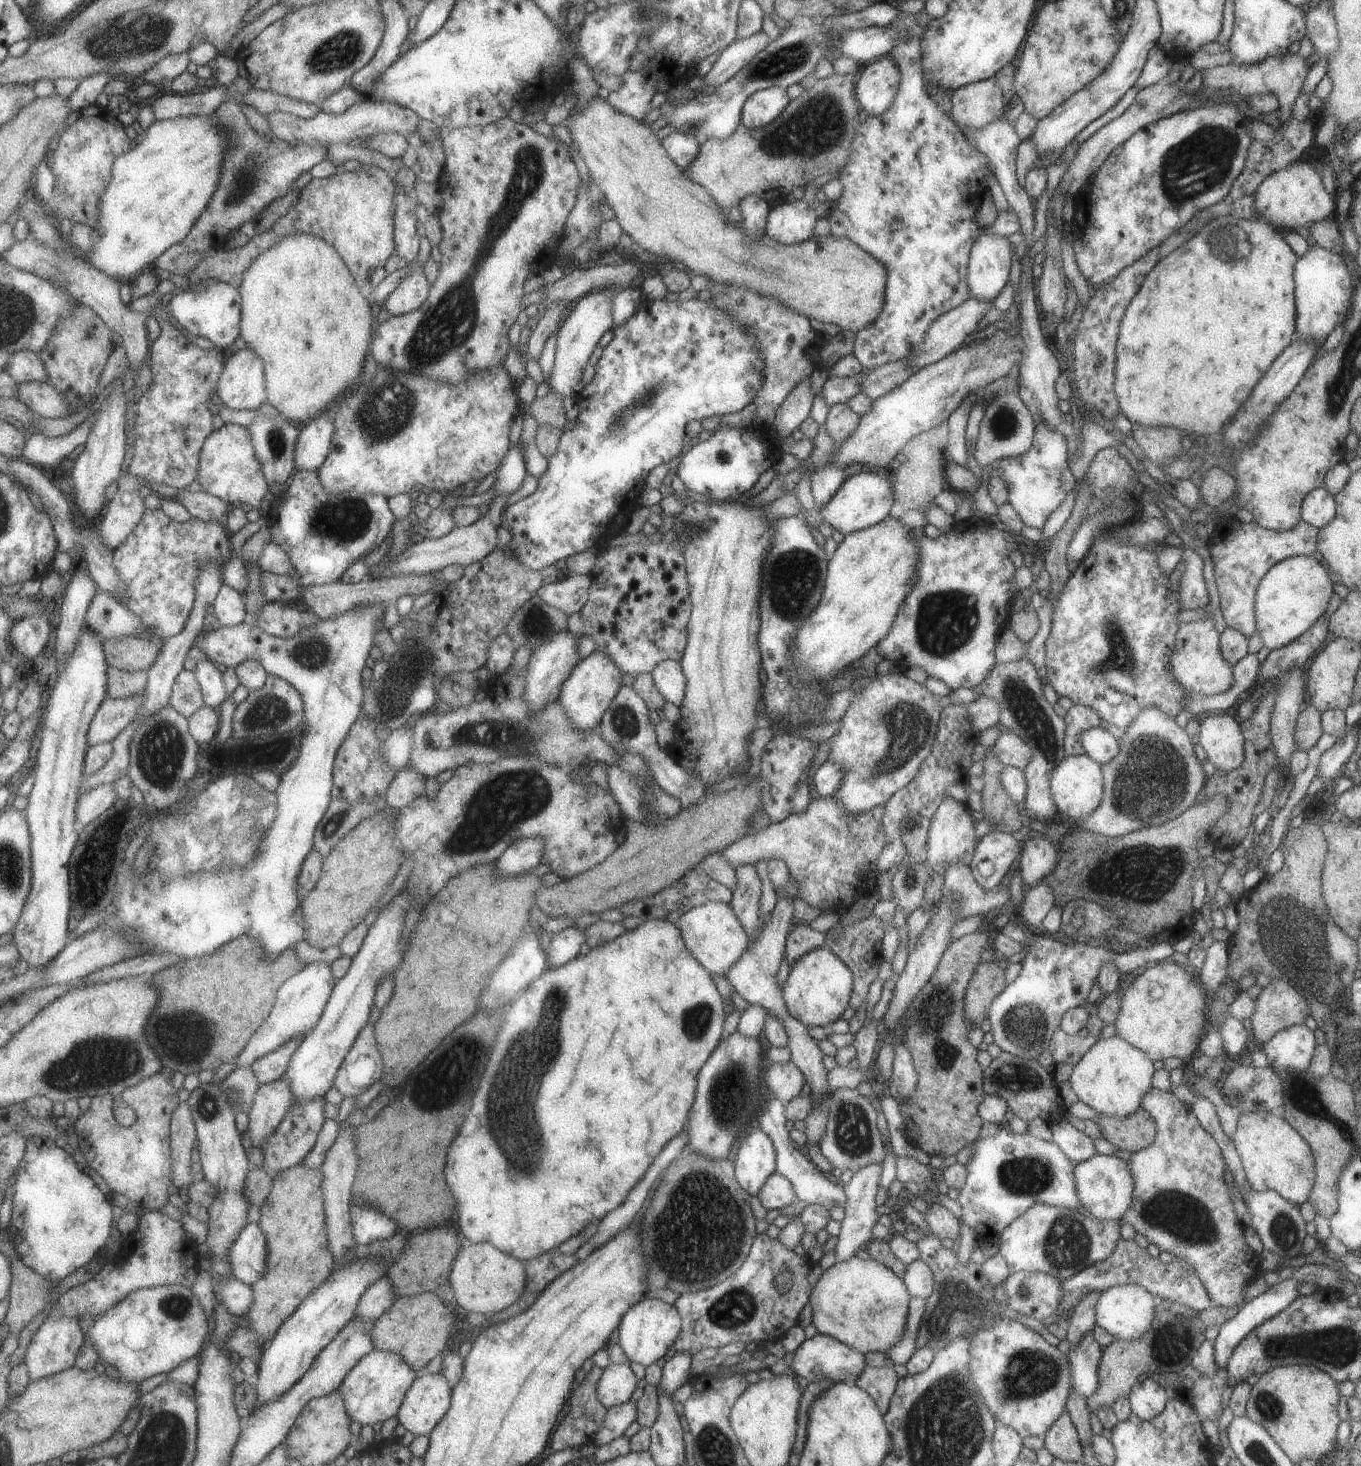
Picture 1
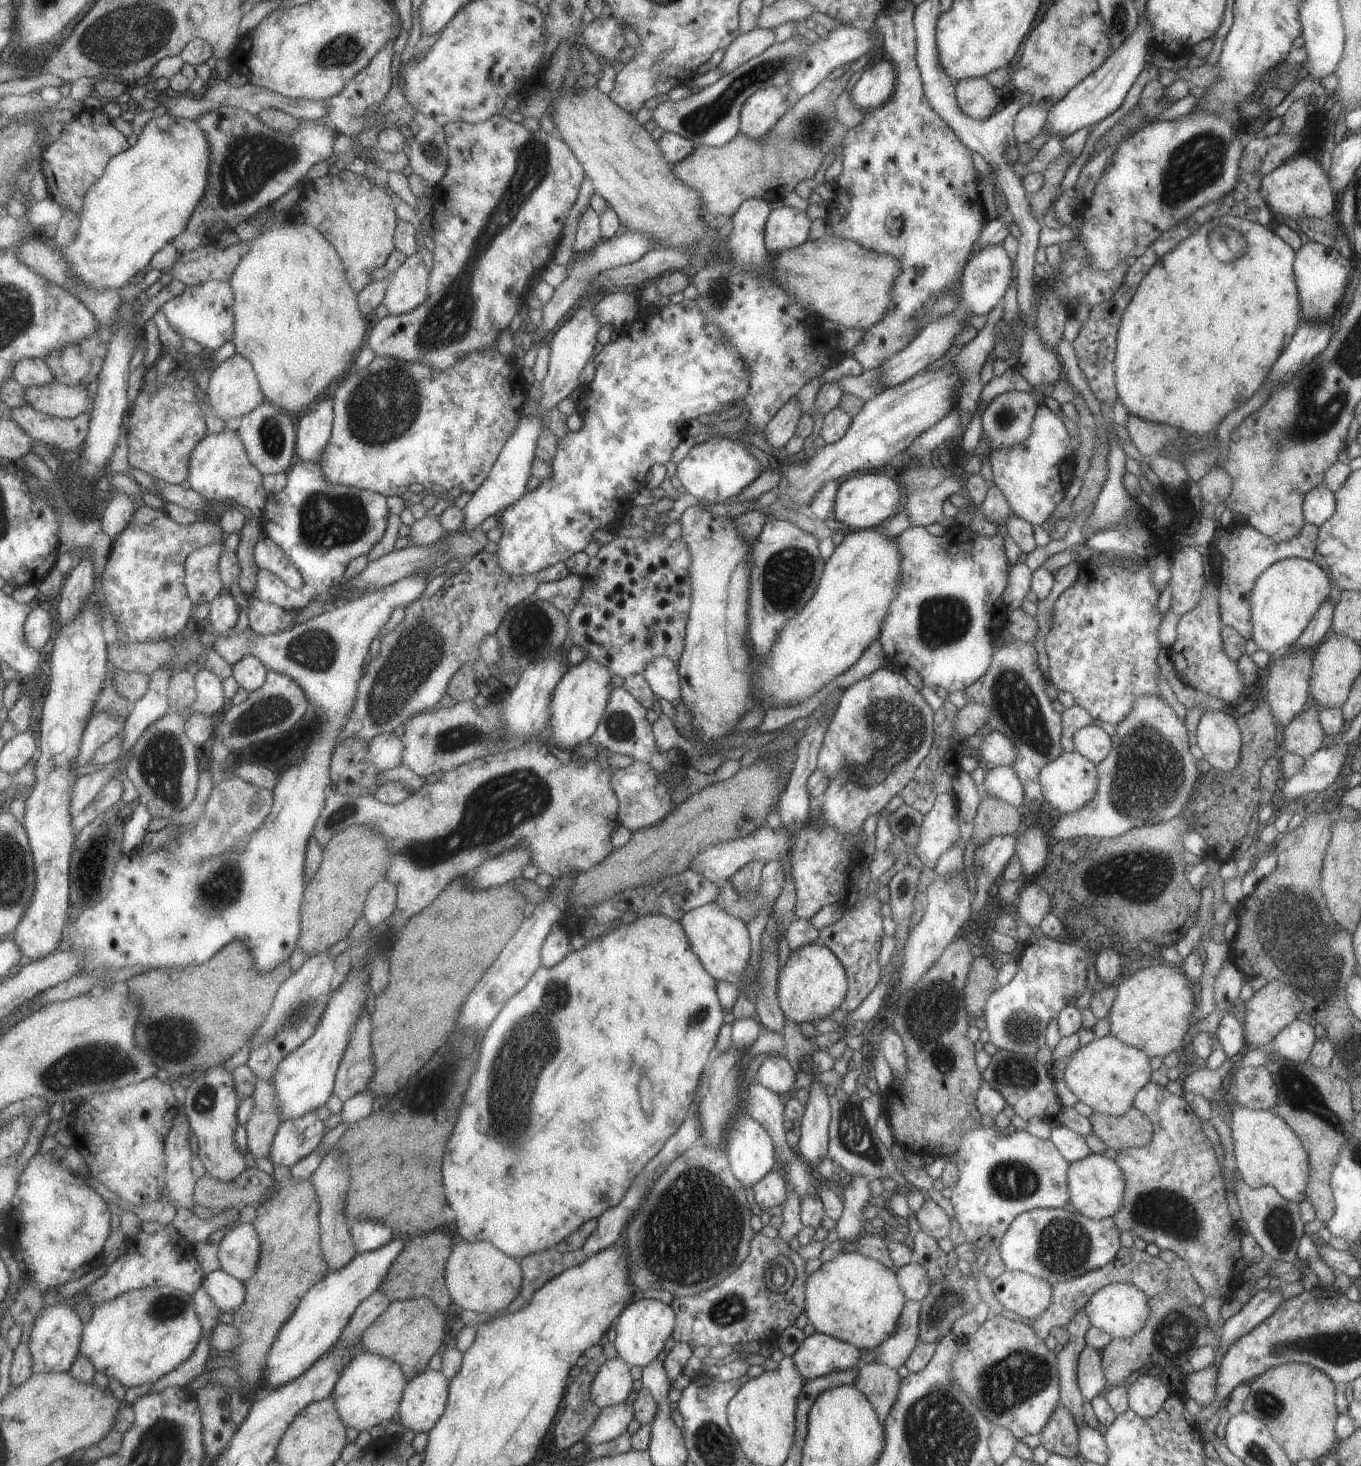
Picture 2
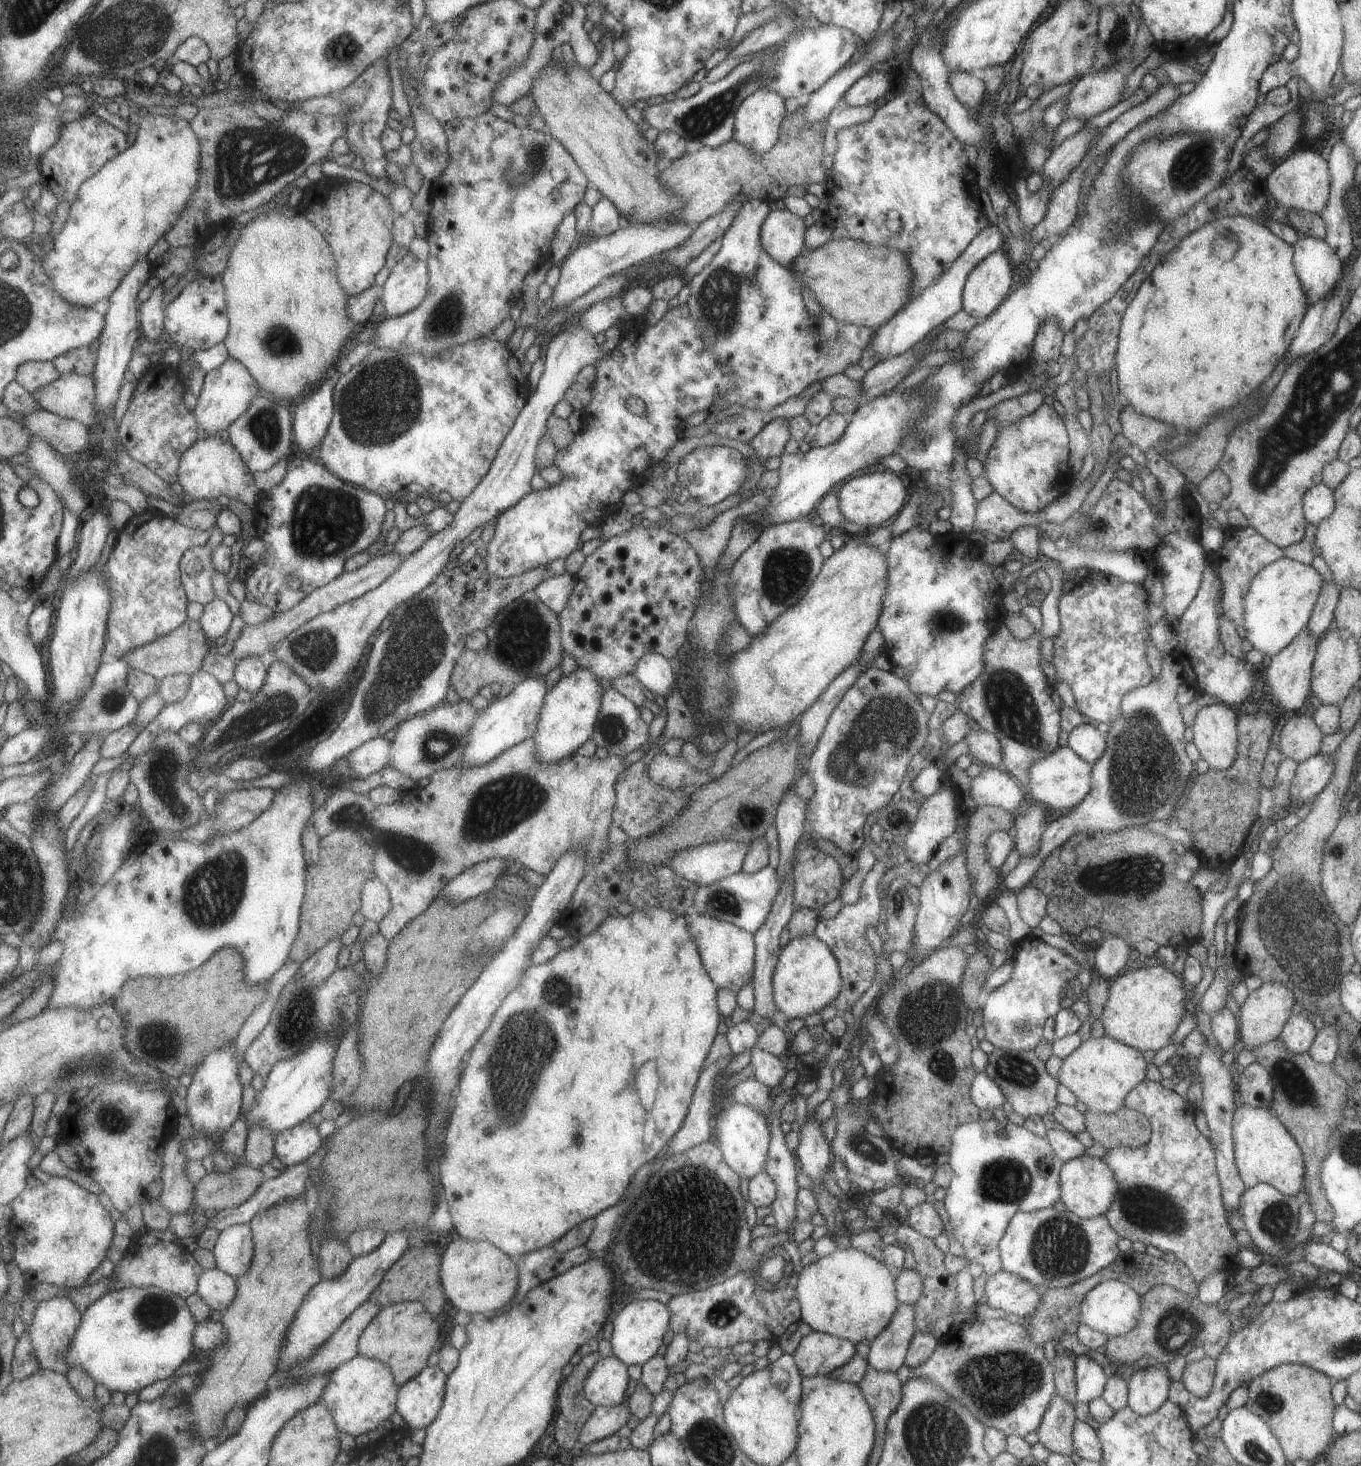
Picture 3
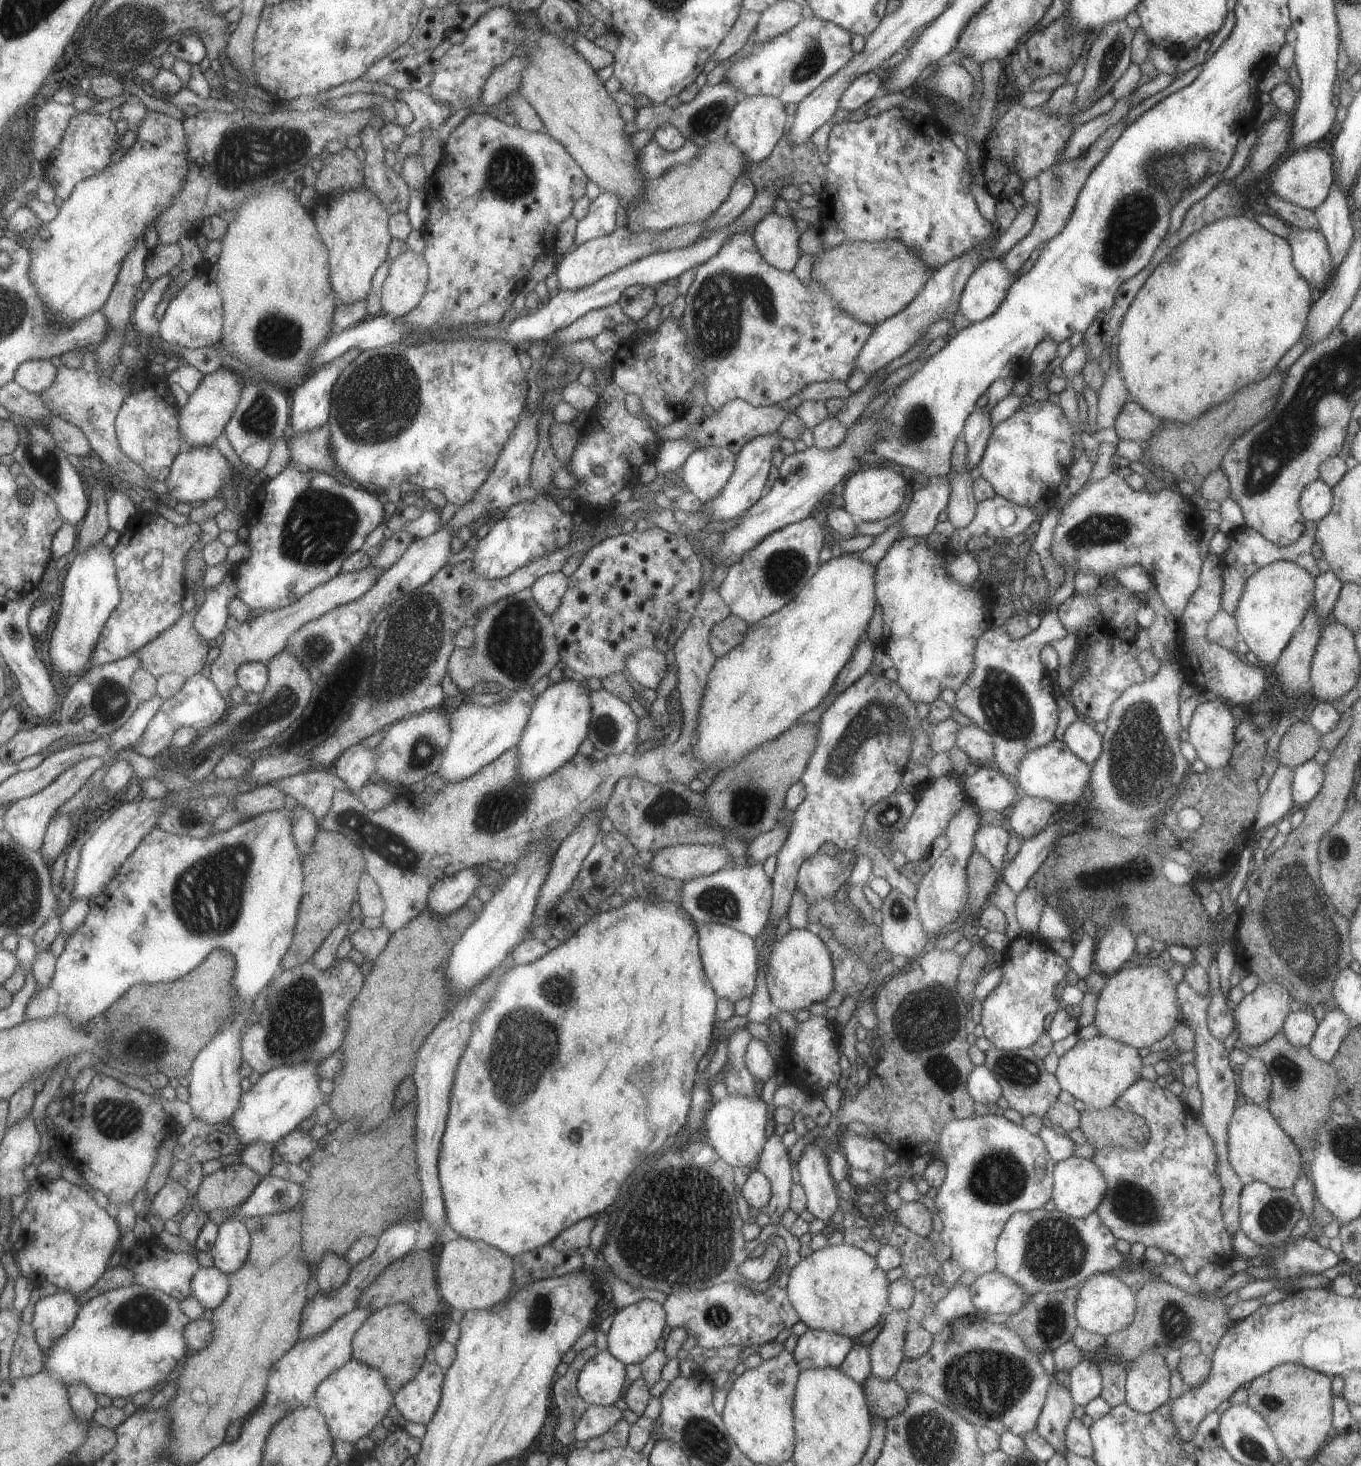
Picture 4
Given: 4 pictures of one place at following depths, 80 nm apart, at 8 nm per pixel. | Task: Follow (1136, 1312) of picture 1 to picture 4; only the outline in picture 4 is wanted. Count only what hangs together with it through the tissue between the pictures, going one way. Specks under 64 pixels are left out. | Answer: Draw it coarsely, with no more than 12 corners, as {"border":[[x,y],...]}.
{"border":[[1109,1273],[1077,1288],[1079,1327],[1106,1337],[1136,1311],[1136,1293]]}

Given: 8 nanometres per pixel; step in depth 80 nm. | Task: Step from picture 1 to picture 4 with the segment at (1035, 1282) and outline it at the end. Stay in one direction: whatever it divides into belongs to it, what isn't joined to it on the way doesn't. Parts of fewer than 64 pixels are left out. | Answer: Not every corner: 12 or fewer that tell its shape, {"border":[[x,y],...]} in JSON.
{"border":[[997,1270],[969,1285],[975,1310],[1016,1313],[1029,1298]]}

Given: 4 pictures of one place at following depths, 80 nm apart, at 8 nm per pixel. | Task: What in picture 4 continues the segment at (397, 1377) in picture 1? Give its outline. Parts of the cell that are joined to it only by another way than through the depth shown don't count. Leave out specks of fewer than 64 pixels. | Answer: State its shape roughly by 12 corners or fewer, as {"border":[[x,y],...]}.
{"border":[[354,1358],[318,1386],[335,1440],[355,1444],[390,1416],[382,1370]]}

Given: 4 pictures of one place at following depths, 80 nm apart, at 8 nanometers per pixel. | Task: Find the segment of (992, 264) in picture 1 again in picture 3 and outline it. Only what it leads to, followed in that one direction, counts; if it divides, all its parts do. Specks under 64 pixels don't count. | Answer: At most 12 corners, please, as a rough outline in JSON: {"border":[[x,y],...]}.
{"border":[[999,248],[966,274],[962,309],[977,320],[1008,295],[1016,271]]}

